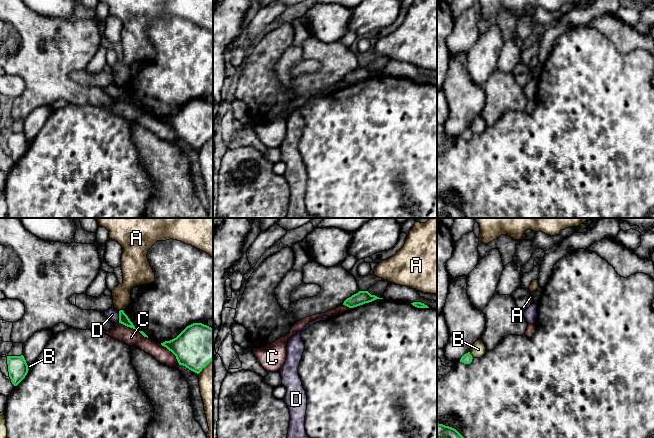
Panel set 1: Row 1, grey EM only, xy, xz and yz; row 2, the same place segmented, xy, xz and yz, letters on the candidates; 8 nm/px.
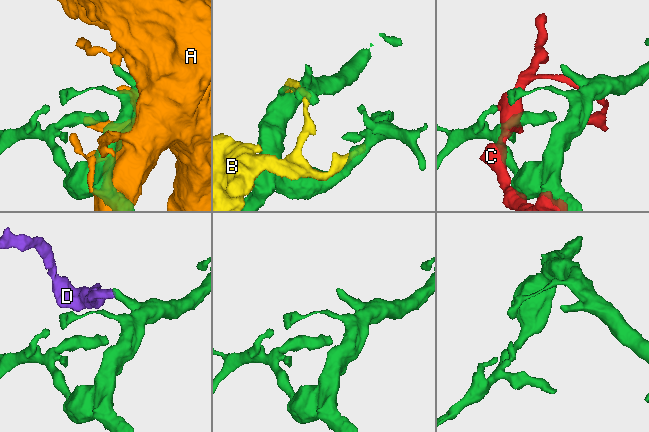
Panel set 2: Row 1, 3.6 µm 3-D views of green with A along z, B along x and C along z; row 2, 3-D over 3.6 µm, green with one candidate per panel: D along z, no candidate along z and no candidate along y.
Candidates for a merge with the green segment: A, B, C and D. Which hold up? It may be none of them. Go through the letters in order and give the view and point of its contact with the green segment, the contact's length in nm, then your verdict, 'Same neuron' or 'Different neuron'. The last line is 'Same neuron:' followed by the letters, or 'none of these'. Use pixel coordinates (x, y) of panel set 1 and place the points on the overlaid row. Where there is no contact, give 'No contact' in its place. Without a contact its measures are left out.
A: Touches green at xy (120, 310). Shared border 40 nm. Different neuron
B: Touches green at yz (470, 354). Shared border 70 nm. Different neuron
C: Touches green at xy (133, 328). Shared border 260 nm. Different neuron
D: Touches green at xy (119, 317). Shared border 100 nm. Different neuron
Same neuron: none of these

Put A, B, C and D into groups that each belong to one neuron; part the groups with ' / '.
A / B / C / D

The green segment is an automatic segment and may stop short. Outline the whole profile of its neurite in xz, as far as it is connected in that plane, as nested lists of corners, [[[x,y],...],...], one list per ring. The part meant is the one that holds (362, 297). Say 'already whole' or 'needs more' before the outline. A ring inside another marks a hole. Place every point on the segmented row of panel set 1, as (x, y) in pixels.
already whole; [[[359,291],[358,293],[347,298],[344,301],[343,305],[349,308],[354,308],[354,307],[363,305],[365,303],[372,302],[376,299],[383,299],[383,298],[379,298],[375,295],[371,295],[368,291]]]

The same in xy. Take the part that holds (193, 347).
already whole; [[[193,323],[176,338],[161,345],[176,356],[179,365],[199,374],[213,361],[213,328]]]

